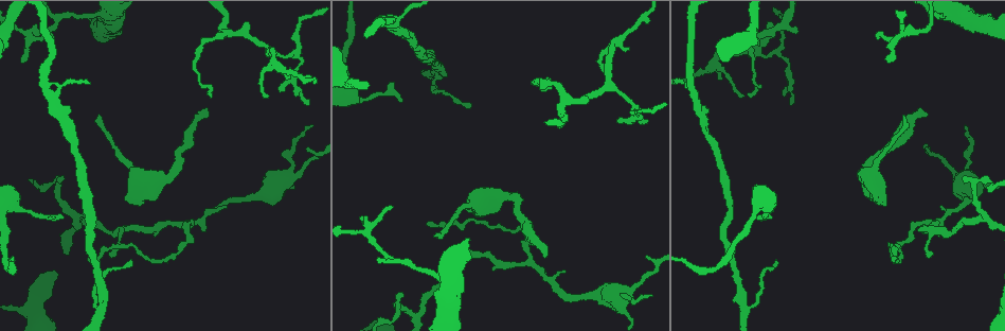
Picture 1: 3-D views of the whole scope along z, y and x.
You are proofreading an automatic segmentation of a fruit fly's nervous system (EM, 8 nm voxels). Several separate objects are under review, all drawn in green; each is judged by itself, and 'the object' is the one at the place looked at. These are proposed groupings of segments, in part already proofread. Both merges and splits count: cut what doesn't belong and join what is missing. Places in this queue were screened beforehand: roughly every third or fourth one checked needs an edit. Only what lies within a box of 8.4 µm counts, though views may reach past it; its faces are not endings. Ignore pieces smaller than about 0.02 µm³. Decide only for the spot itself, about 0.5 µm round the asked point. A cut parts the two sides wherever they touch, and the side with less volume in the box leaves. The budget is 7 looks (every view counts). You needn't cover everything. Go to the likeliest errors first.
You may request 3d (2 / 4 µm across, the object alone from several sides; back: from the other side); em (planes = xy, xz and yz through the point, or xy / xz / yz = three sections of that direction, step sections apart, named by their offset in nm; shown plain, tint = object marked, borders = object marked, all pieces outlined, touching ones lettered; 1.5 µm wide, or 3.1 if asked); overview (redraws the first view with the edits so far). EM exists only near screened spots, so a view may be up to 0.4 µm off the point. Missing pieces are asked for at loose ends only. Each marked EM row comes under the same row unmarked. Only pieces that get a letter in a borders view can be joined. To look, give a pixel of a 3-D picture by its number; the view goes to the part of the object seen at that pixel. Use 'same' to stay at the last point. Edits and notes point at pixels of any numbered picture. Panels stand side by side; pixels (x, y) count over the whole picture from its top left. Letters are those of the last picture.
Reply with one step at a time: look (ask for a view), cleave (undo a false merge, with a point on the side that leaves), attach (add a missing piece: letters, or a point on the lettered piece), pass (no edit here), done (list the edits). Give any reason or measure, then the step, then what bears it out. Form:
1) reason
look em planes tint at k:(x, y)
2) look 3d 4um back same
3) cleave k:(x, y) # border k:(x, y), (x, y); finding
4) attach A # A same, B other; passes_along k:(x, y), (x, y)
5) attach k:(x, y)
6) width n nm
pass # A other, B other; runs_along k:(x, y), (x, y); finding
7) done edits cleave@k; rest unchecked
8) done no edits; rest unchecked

thin end
look em xz step 4 borders at 1:(435, 233)

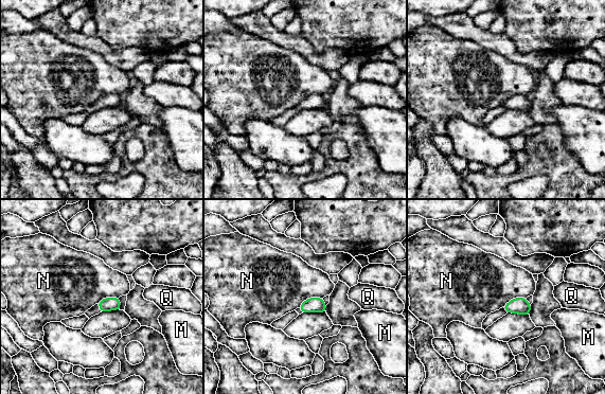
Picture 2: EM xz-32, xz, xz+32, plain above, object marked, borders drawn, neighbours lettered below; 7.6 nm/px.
longest_contact N 200 nm
pass # M other, N other, Q other; border 2:(322, 298), (307, 298), (298, 307); no lettered piece goes on from it

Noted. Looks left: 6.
end of a long branch
look em planes borders at 1:(546, 257)

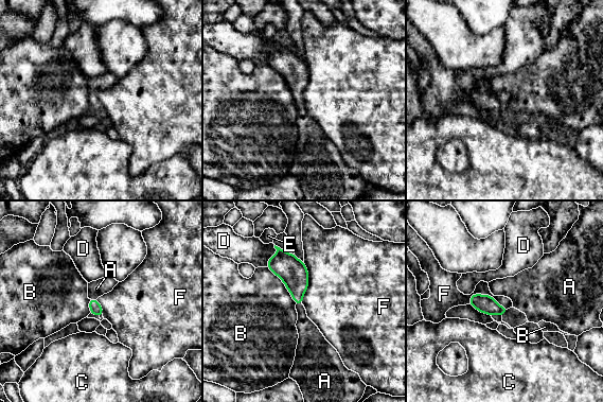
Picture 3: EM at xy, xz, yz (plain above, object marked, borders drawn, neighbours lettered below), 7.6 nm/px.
longest_contact B 360 nm
attach A # A same, B other, C other, D other, E other, F other; passes_along 3:(95, 309), (93, 299), (96, 289); the neuron continues

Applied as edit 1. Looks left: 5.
branch stops here
look 3d 4um at 1:(400, 102)

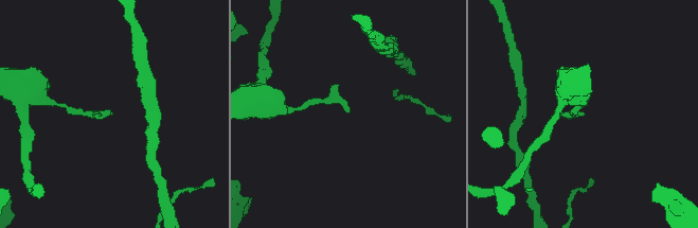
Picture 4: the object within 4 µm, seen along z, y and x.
look em xy step 4 tint at 4:(111, 115)

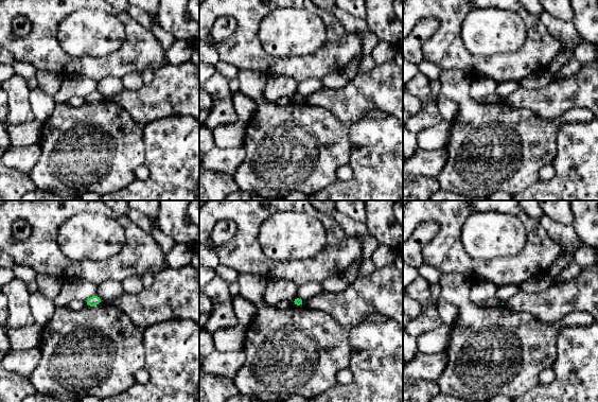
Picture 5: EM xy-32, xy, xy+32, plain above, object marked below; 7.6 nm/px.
what lies round it
look em xy step 4 borders same

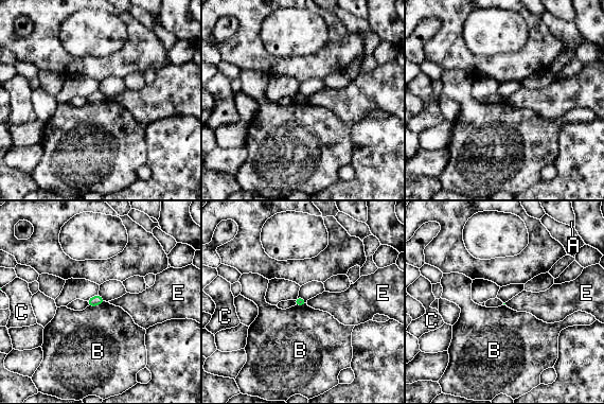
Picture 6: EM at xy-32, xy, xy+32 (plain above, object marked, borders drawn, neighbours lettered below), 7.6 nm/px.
pass # A other, B other, C other, E other; border 6:(105, 301), (88, 306); no lettered piece goes on from it

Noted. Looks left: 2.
done edits attach@3; rest unchecked

